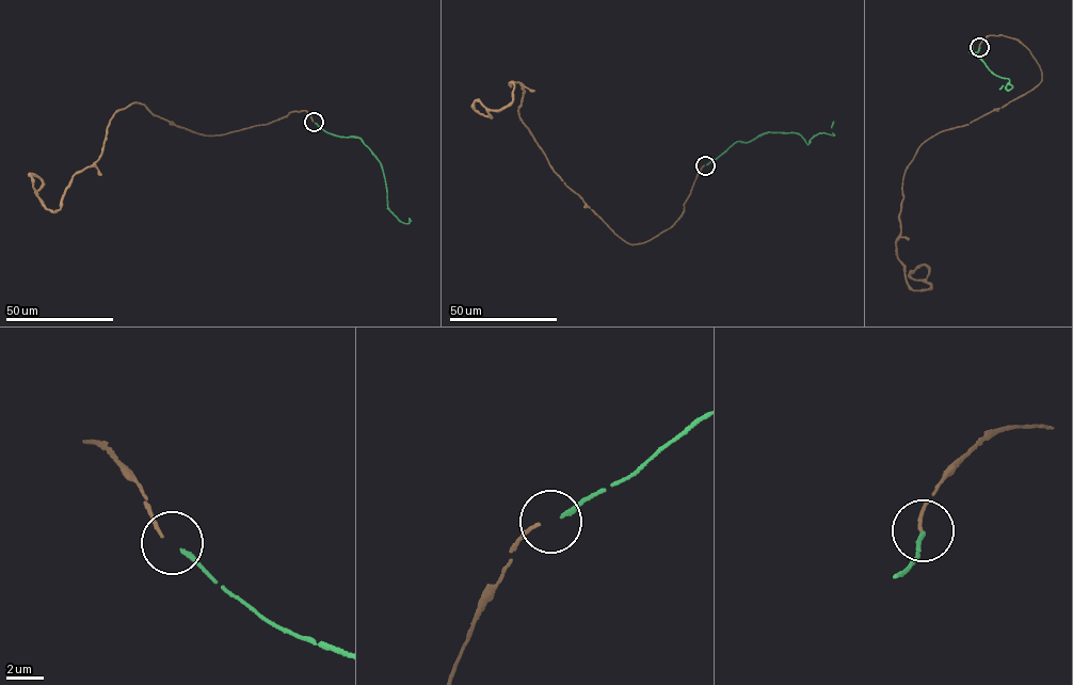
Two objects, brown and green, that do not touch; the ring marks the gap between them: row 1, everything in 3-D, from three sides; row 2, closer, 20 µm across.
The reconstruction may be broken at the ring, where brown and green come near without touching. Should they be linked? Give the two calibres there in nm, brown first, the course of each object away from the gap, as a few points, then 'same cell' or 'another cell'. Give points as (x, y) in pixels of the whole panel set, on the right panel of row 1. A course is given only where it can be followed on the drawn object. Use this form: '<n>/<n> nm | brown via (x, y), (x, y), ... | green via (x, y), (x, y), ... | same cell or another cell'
170/240 nm | brown via (979, 47), (1017, 40), (1042, 79), (918, 147), (895, 252), (907, 283), (928, 289), (909, 276), (916, 267) | green via (979, 47), (970, 52), (973, 45), (989, 70), (1009, 80), (1006, 89), (1012, 88), (999, 89) | same cell

